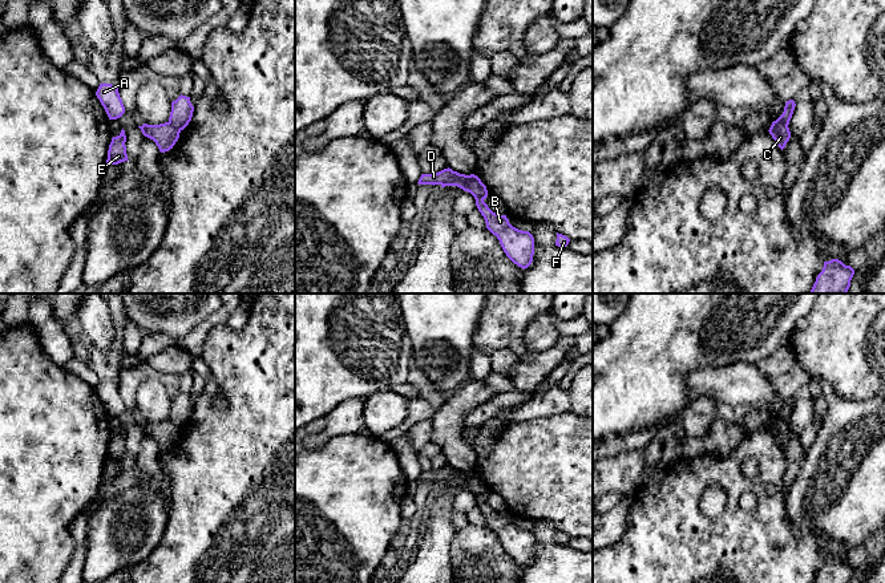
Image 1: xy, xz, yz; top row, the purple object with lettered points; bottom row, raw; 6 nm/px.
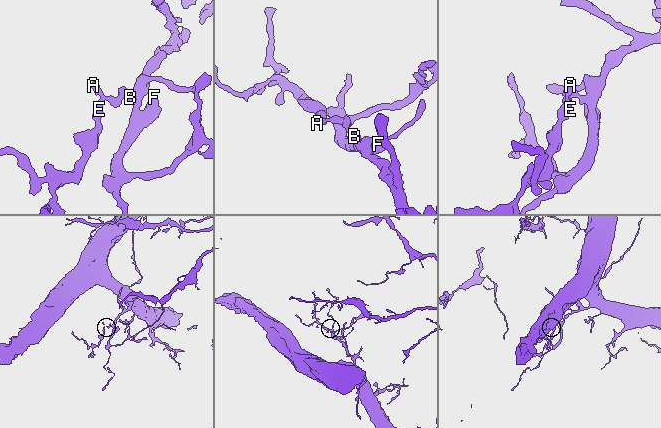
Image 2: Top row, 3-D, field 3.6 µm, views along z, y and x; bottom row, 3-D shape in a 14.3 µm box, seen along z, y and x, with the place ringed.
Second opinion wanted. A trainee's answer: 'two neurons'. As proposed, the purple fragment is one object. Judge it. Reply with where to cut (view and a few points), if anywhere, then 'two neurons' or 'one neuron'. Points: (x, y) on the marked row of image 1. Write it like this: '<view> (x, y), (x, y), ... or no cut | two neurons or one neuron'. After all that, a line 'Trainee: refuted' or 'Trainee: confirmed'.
xz (473, 174), (467, 190) | two neurons
Trainee: confirmed

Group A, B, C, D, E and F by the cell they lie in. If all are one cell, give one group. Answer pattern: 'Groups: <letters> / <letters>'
Groups: A C D E / B F

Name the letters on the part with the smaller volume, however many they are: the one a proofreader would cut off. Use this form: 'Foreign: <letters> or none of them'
Foreign: A, C, D, E

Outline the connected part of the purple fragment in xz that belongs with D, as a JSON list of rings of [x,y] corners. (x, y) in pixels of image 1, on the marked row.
[[[448,167],[439,173],[421,174],[417,183],[419,185],[433,185],[433,186],[440,185],[441,187],[457,186],[462,189],[464,191],[468,191],[468,187],[472,179],[473,179],[473,174],[470,175],[460,174]]]

